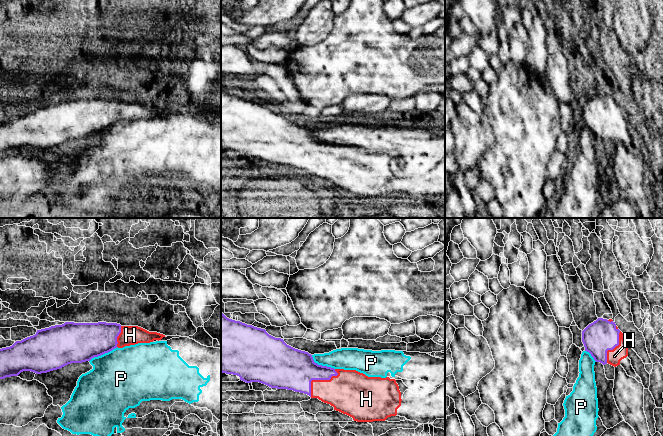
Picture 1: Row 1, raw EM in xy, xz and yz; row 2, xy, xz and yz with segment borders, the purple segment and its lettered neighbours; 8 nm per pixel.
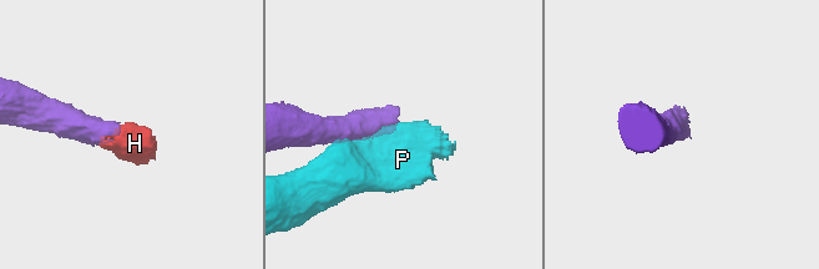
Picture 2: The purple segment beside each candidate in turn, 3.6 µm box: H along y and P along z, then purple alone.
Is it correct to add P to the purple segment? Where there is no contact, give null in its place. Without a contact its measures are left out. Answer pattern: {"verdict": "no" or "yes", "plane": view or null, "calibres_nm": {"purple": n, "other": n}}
{"verdict": "no", "plane": "xy", "calibres_nm": {"purple": 320, "other": 480}}

